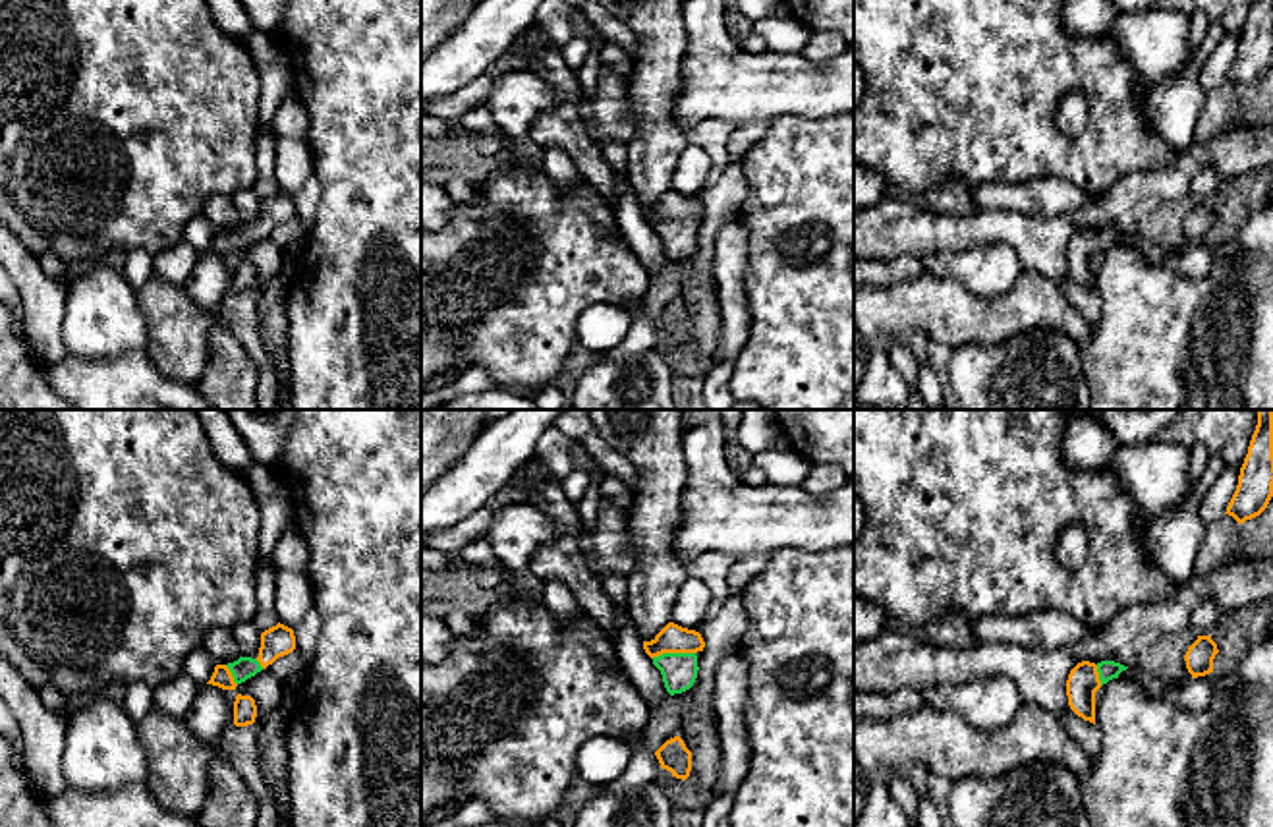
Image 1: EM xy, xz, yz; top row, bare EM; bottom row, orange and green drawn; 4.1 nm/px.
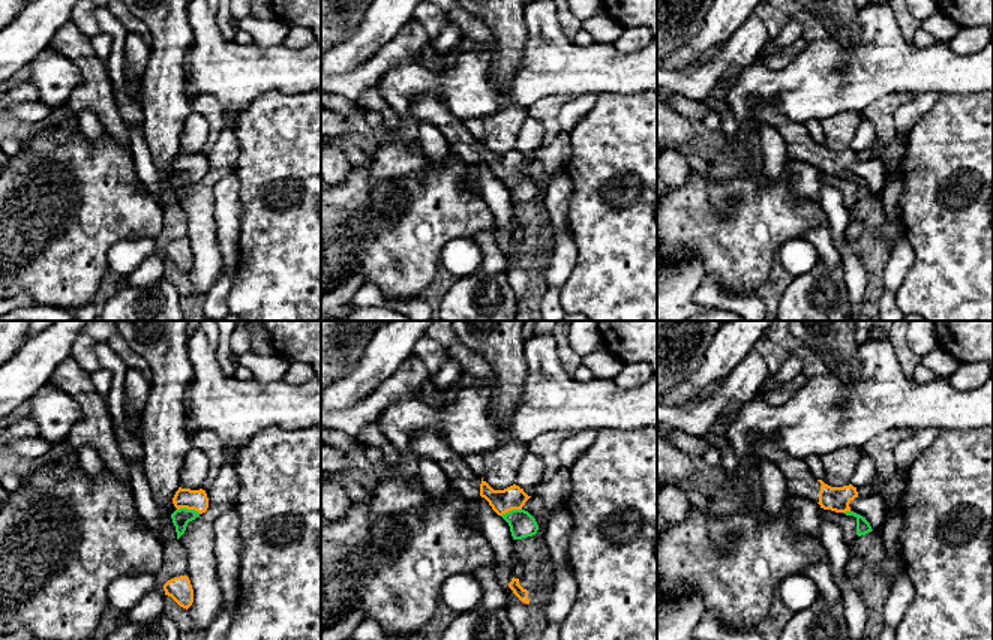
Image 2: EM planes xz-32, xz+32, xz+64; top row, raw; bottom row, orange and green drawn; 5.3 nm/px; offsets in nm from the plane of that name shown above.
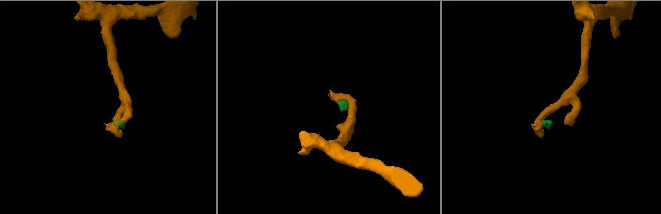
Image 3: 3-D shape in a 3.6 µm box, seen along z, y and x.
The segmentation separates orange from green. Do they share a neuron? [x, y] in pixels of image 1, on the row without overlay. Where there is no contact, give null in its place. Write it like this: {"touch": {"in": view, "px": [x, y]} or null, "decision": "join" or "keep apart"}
{"touch": {"in": "xz", "px": [673, 219]}, "decision": "join"}

